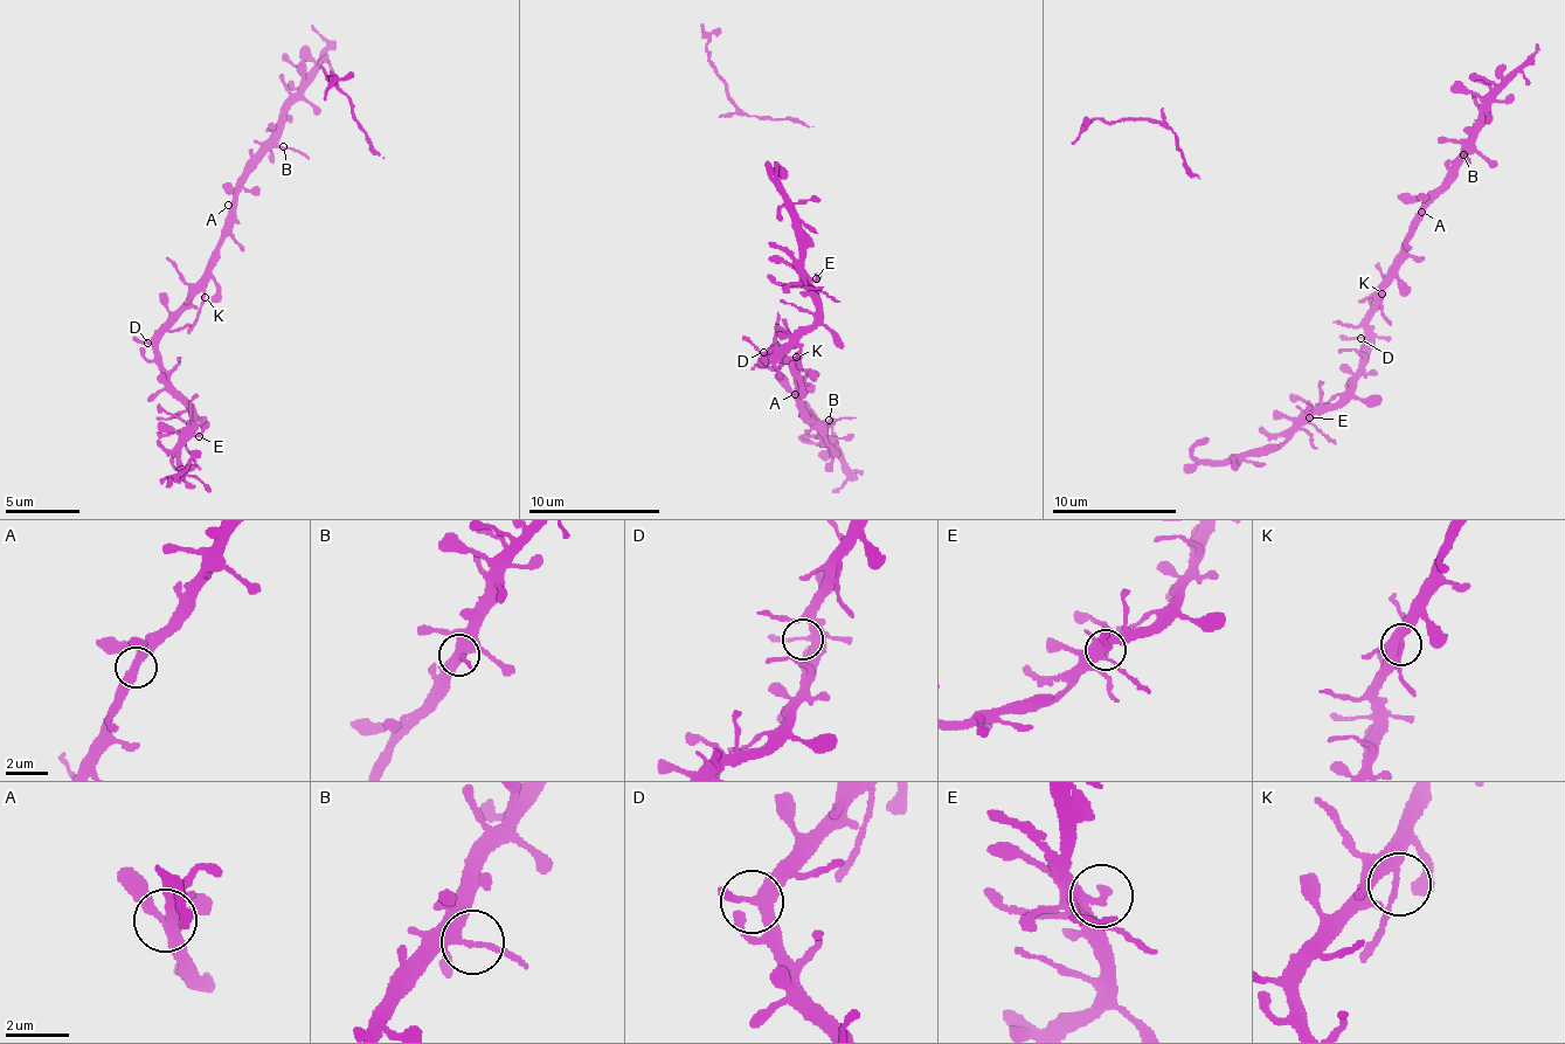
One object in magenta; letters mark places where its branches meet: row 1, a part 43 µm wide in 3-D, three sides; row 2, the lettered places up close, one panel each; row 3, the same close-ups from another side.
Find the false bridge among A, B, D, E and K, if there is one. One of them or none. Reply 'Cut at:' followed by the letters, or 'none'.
Cut at: none

